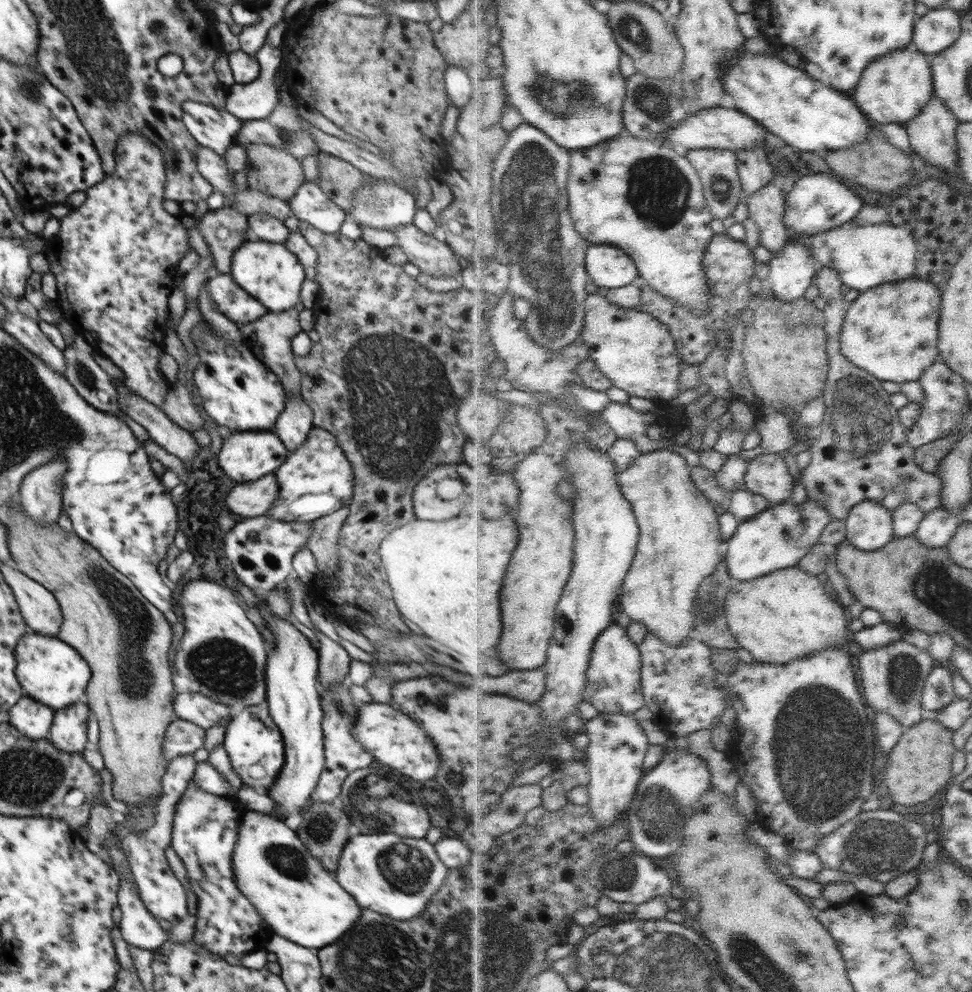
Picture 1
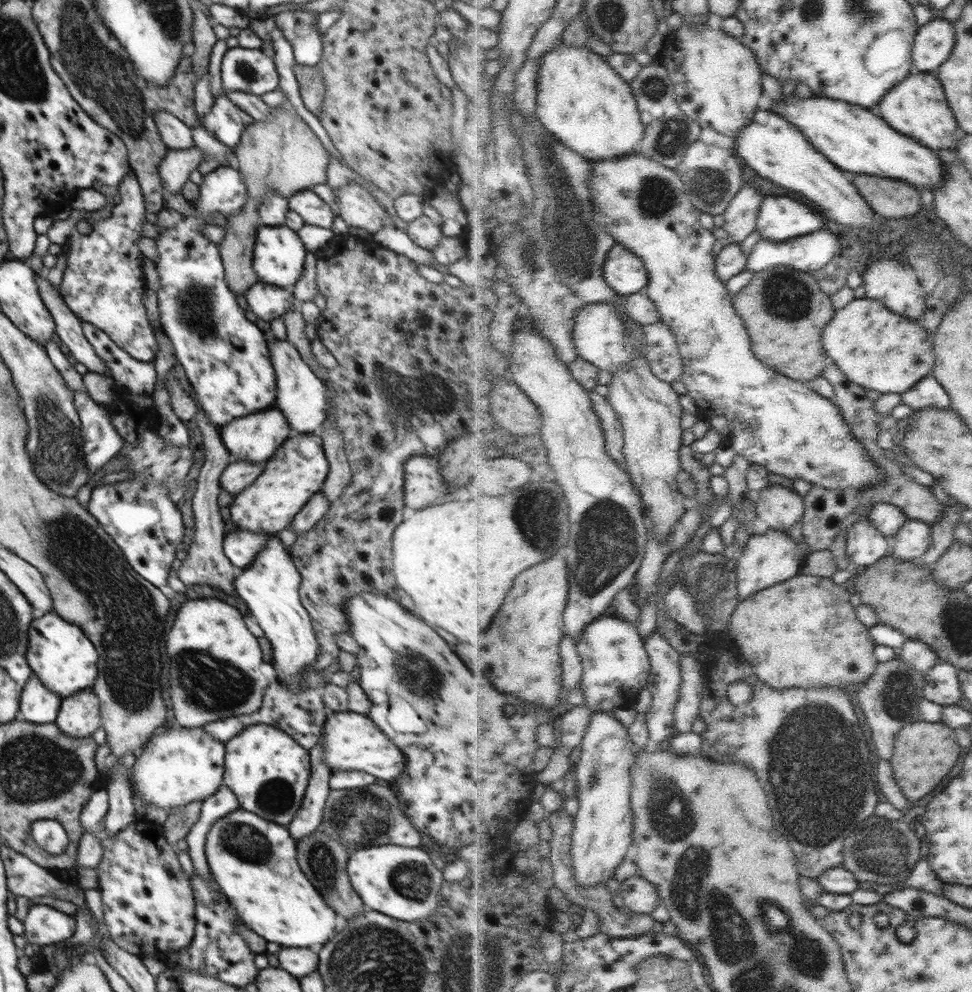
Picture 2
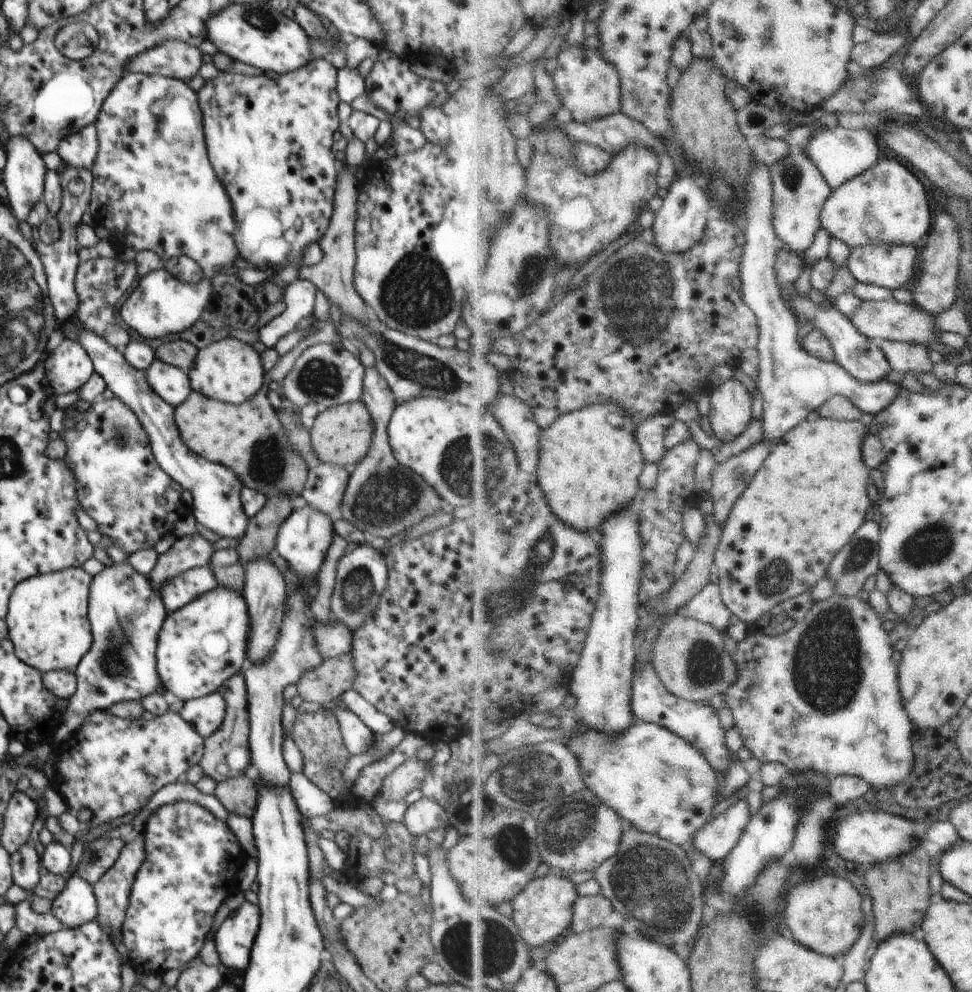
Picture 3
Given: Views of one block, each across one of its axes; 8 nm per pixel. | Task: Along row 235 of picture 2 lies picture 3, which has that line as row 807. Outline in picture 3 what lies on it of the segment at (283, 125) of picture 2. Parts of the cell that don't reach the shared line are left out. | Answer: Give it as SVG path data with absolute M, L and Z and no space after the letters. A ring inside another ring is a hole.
M250 772L218 782L213 794L228 812L250 819L254 816L258 788Z

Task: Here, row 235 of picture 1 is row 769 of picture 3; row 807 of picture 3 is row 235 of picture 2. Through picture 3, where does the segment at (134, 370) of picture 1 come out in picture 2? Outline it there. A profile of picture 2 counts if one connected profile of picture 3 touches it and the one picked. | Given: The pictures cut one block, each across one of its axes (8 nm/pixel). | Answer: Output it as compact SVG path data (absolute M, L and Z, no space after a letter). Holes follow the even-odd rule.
M128 172L128 176L118 184L117 191L120 193L120 202L113 205L110 216L96 220L91 212L86 212L84 220L90 224L90 232L81 234L78 229L67 236L66 264L62 276L59 294L68 309L80 320L84 320L99 330L102 330L120 349L126 351L132 358L142 362L153 361L158 352L158 344L155 336L155 328L150 325L146 306L142 302L142 296L147 287L140 263L140 249L136 240L144 236L142 226L146 221L146 207L143 192L141 191L136 174Z

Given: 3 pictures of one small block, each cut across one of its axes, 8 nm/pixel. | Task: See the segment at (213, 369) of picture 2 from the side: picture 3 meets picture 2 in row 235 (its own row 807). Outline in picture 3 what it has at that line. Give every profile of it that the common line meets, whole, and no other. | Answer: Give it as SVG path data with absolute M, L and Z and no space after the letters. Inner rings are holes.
M178 801L156 808L144 820L146 860L136 873L130 900L121 928L122 944L128 950L131 964L139 973L162 975L165 970L183 970L200 949L212 928L214 916L227 896L240 889L238 871L248 856L226 822L196 802Z

